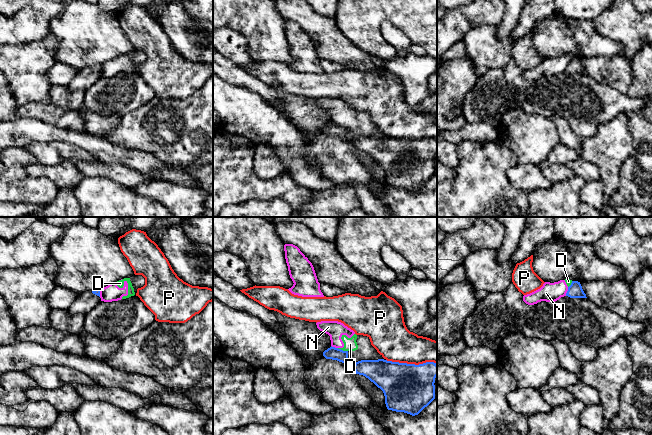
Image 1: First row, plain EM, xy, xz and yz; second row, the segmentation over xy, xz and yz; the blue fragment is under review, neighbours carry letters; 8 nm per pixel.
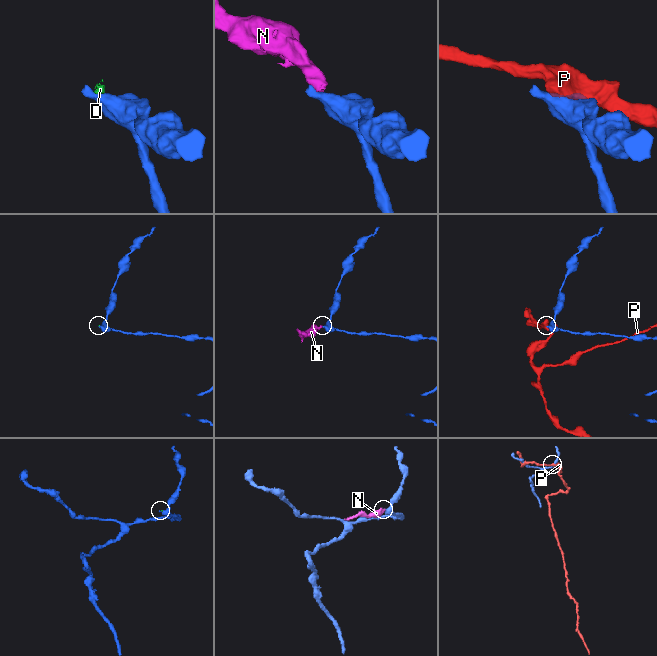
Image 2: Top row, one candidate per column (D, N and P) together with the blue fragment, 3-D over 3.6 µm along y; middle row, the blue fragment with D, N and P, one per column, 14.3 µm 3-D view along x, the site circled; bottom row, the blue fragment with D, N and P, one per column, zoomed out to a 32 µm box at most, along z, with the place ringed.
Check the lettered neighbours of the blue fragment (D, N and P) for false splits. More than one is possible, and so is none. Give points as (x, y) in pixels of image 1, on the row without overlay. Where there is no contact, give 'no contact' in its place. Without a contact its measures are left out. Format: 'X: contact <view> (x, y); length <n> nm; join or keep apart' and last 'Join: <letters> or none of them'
D: contact xz (342, 126); length 90 nm; keep apart
N: contact yz (567, 67); length 80 nm; keep apart
P: contact xz (411, 140); length 420 nm; keep apart
Join: none of them

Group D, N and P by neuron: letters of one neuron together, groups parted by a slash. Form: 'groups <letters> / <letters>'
groups D N / P

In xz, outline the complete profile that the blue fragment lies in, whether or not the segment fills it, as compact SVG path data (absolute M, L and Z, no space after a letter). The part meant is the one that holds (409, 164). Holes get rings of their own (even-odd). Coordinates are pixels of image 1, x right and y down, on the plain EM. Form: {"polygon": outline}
{"polygon": "M378 136L355 139L356 150L363 151L380 164L388 186L418 191L435 175L437 140L407 140Z"}

